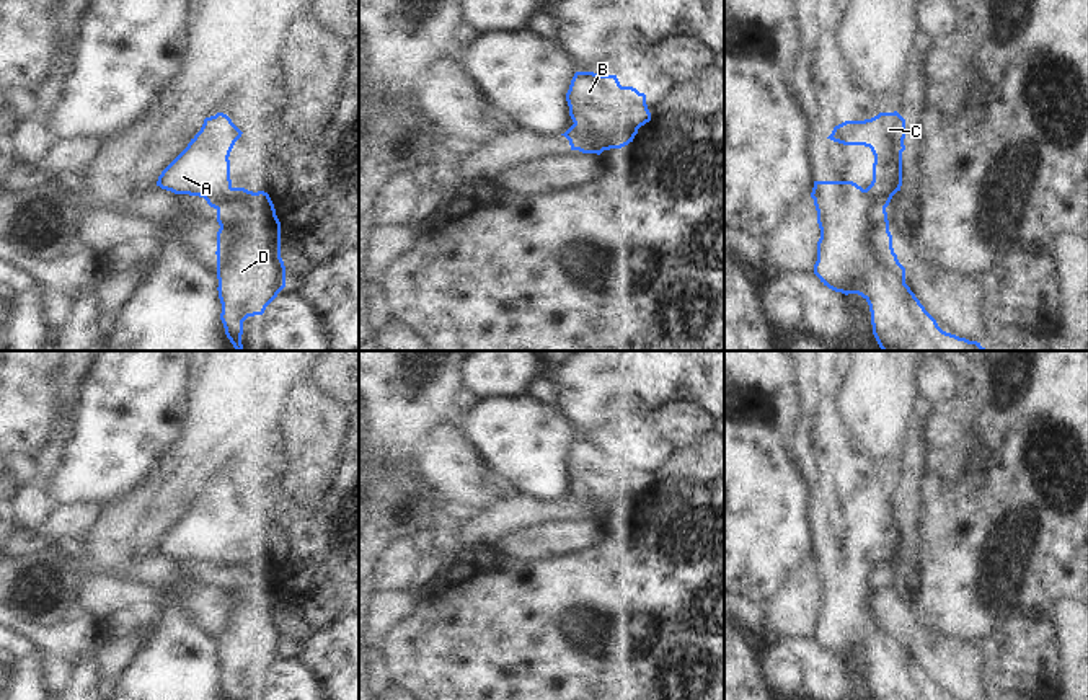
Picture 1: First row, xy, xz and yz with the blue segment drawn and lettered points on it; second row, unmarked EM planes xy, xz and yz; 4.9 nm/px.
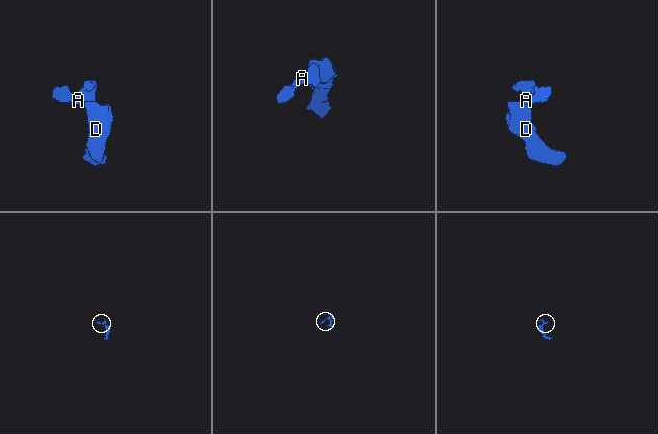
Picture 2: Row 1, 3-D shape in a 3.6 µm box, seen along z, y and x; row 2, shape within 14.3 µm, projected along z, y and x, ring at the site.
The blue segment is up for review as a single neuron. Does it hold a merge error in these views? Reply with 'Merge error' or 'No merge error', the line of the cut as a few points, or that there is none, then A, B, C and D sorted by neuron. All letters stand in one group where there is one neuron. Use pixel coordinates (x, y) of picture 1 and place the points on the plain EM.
No merge error. No split. Groups: A B C D.

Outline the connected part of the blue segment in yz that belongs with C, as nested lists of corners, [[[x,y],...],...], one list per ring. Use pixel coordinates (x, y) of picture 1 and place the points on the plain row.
[[[894,476],[865,486],[845,486],[827,504],[869,512],[874,521],[873,547],[866,555],[853,547],[814,547],[811,563],[820,594],[814,640],[829,654],[845,661],[858,659],[868,667],[873,700],[951,700],[938,692],[905,649],[905,633],[892,614],[886,573],[902,552],[905,485]]]

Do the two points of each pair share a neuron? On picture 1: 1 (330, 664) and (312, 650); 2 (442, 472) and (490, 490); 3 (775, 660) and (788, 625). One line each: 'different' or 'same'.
1: same
2: same
3: different

